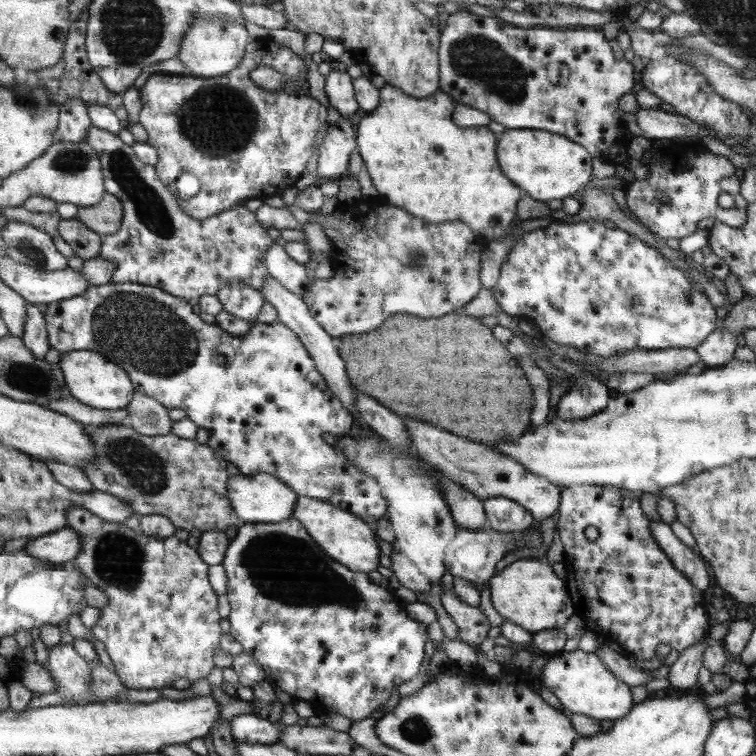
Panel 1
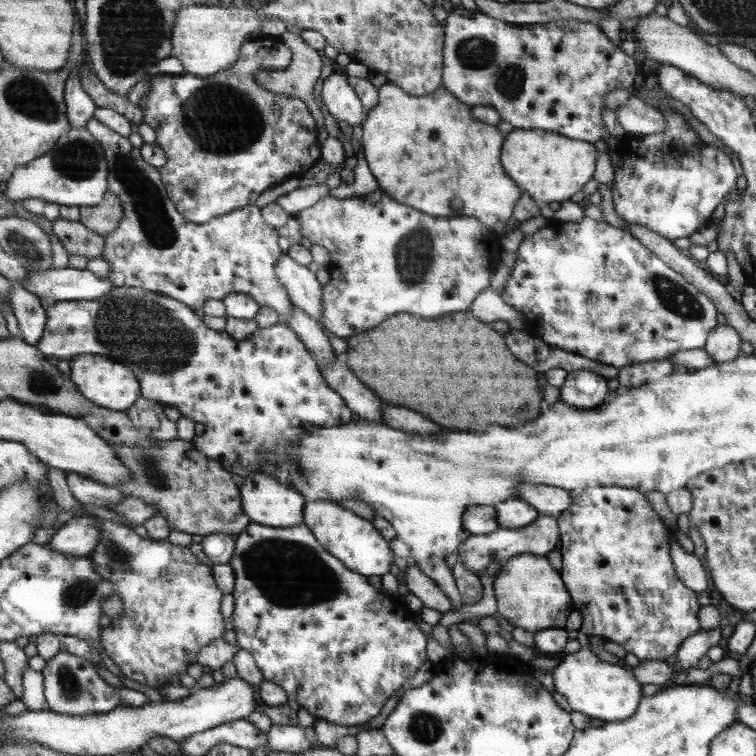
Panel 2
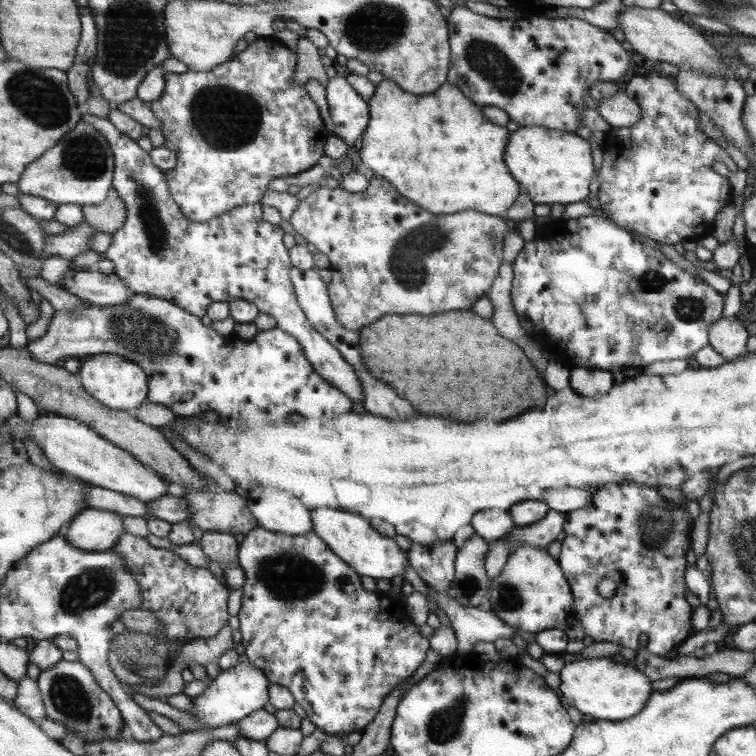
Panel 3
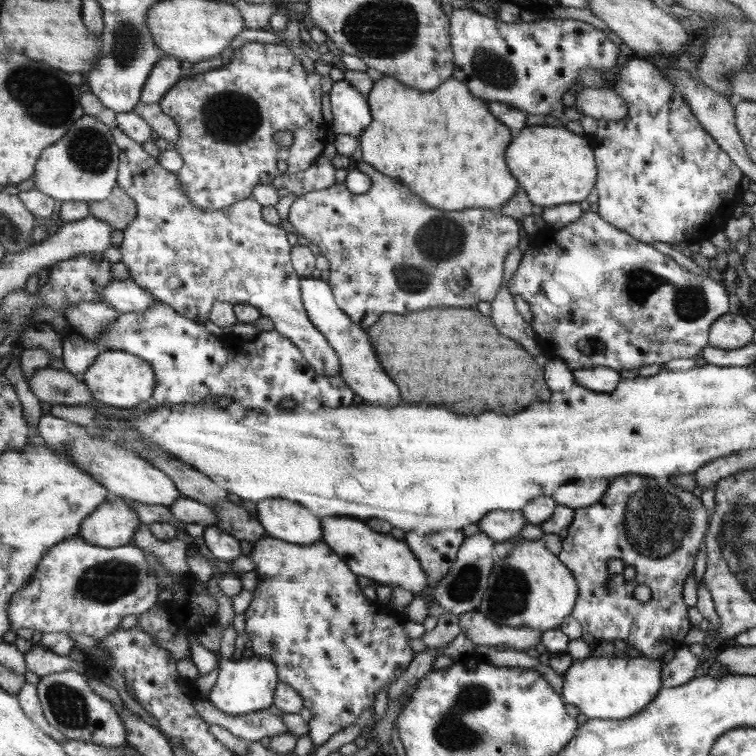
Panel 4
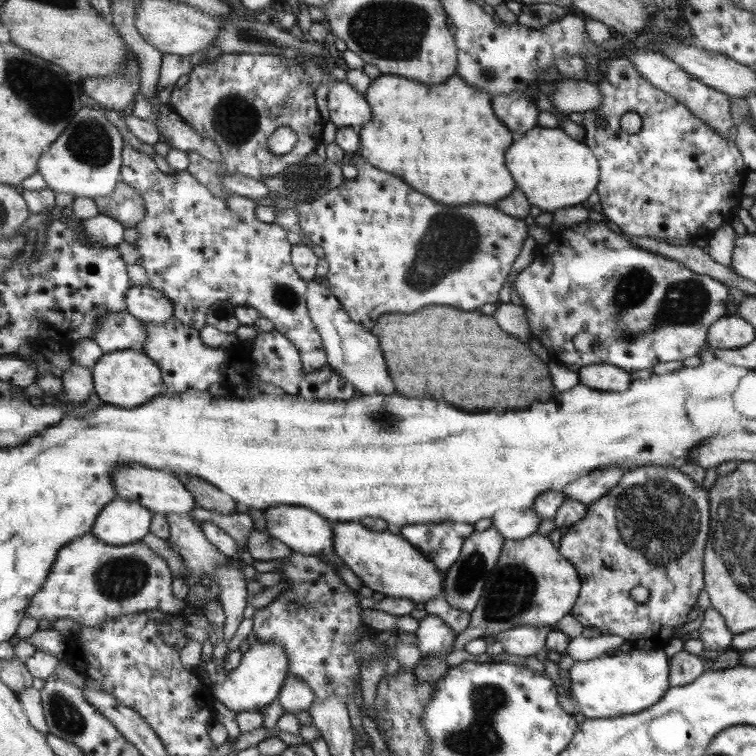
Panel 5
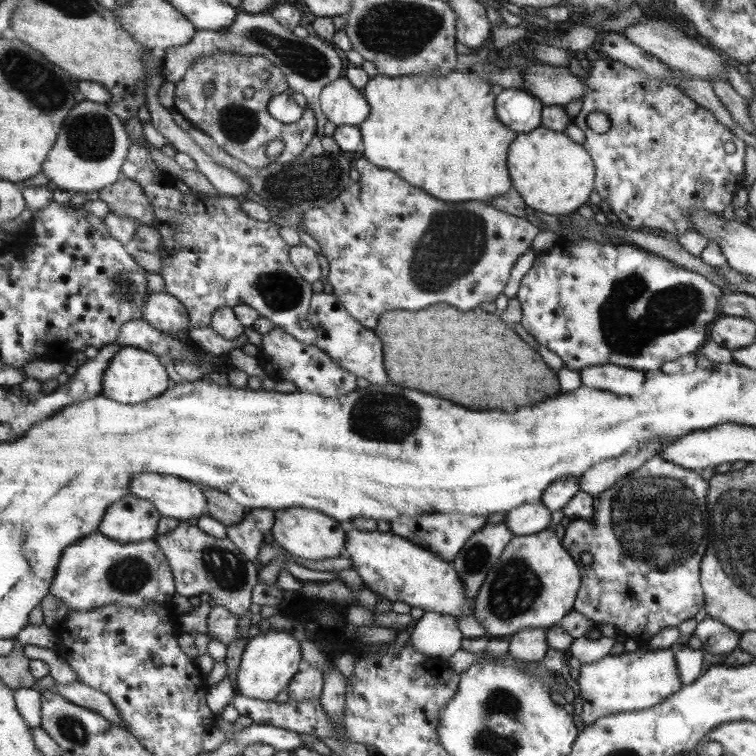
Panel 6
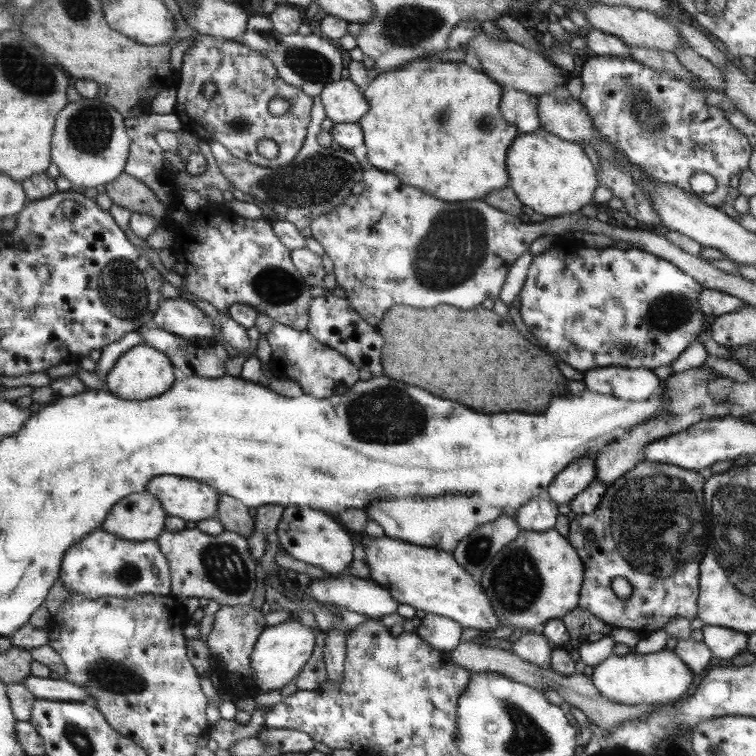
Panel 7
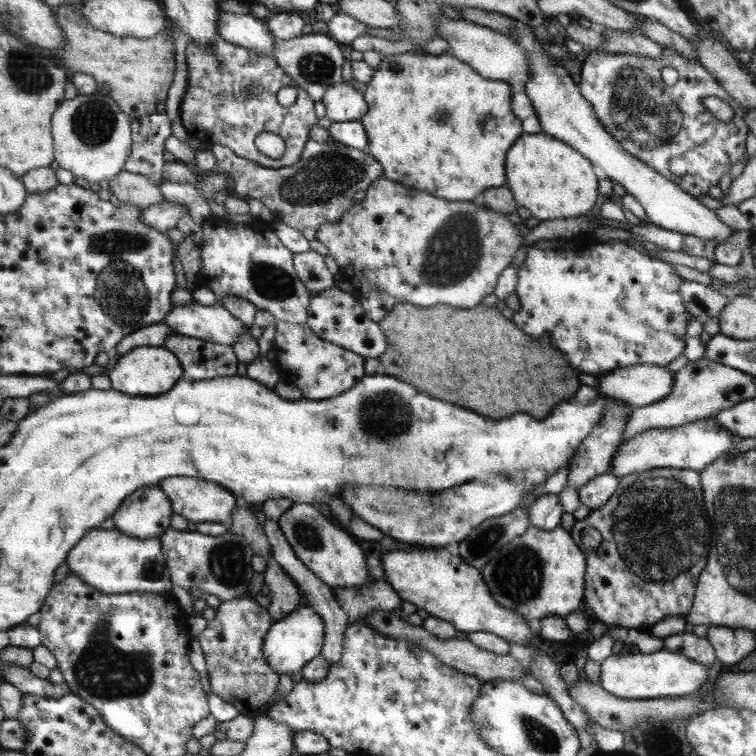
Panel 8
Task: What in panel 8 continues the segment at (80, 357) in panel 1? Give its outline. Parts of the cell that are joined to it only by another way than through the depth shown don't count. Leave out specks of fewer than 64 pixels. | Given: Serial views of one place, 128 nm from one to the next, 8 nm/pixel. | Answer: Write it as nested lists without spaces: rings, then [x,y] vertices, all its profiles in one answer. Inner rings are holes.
[[[138,346],[121,355],[113,369],[108,371],[107,376],[110,380],[110,388],[114,391],[122,391],[136,397],[154,397],[166,393],[179,378],[183,377],[184,372],[176,356],[165,346]]]

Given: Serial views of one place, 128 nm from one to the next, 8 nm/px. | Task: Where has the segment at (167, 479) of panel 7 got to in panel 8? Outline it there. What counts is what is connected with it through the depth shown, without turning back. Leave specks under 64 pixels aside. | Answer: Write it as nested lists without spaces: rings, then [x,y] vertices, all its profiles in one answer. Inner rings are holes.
[[[169,477],[158,482],[158,487],[170,499],[173,512],[189,522],[217,522],[227,524],[235,510],[235,495],[218,483],[207,482],[201,478]]]

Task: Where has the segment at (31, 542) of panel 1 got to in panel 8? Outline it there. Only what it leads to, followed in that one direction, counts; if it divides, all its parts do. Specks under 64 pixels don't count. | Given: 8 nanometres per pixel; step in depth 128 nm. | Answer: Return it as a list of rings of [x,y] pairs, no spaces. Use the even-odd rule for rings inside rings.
[[[158,485],[131,493],[111,515],[111,528],[138,539],[159,538],[170,526],[170,499]]]

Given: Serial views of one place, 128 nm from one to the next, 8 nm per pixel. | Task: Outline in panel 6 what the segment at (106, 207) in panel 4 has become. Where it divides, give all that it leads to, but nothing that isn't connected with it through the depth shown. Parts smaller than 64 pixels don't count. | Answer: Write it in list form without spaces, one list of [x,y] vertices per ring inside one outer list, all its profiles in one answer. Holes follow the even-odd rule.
[[[119,178],[113,185],[98,190],[98,198],[105,202],[109,211],[121,218],[131,218],[138,224],[149,224],[154,221],[154,205],[146,197],[139,183]]]

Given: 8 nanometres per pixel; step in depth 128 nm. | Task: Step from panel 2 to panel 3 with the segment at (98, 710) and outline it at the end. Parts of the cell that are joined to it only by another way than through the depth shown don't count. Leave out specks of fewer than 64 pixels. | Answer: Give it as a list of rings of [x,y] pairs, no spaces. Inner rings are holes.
[[[57,660],[53,666],[41,670],[35,682],[47,718],[53,718],[55,722],[65,722],[67,726],[77,730],[83,738],[115,740],[124,735],[121,732],[122,715],[117,704],[102,690],[93,672],[84,663],[78,660]]]

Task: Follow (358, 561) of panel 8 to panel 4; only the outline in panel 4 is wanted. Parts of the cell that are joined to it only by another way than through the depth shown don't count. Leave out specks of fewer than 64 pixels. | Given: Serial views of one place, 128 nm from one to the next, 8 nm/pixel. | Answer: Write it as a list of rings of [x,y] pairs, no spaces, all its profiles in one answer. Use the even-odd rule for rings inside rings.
[[[267,498],[255,502],[256,518],[271,538],[309,546],[321,541],[319,518],[306,507],[283,498]]]

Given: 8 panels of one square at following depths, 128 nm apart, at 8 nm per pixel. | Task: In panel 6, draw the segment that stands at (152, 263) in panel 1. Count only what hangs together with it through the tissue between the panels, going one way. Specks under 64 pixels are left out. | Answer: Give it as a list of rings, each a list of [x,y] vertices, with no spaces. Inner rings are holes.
[[[133,142],[127,159],[123,161],[123,176],[139,183],[154,205],[154,221],[148,225],[155,233],[159,233],[159,246],[153,252],[161,257],[161,268],[157,273],[163,278],[163,290],[185,307],[189,319],[187,328],[205,327],[211,318],[211,312],[219,306],[231,308],[247,305],[299,342],[315,345],[318,334],[309,320],[309,304],[313,296],[310,283],[303,279],[287,260],[287,244],[279,236],[279,226],[270,221],[259,222],[251,219],[241,210],[242,203],[227,195],[213,197],[207,193],[189,190],[185,198],[173,186],[167,186],[159,180],[147,184],[147,156],[151,156],[147,148],[143,148],[139,142]]]

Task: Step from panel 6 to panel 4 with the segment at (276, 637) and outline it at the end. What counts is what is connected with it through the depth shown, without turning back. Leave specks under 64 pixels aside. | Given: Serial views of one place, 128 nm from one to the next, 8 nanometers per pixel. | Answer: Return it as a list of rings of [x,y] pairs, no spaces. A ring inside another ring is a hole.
[[[252,655],[250,658],[233,662],[219,656],[217,664],[217,678],[206,698],[217,711],[235,716],[268,709],[273,704],[278,671],[269,657]]]

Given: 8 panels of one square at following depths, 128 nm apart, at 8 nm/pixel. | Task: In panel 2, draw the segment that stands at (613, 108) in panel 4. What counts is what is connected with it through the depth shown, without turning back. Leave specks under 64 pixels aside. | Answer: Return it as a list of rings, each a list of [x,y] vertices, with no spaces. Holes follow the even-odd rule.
[[[635,93],[614,112],[619,126],[628,134],[650,136],[665,131],[665,124],[659,112],[643,102]]]

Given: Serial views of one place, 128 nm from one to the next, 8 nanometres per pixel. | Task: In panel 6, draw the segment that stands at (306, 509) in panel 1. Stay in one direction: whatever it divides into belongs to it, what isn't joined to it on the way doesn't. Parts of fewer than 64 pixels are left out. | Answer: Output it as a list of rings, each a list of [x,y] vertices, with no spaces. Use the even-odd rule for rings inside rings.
[[[347,526],[347,550],[345,552],[351,558],[355,572],[363,580],[362,585],[390,603],[403,602],[423,612],[446,614],[453,619],[474,614],[474,600],[470,601],[466,598],[462,580],[458,577],[454,567],[444,562],[438,555],[432,554],[431,551],[423,549],[408,539],[401,538],[399,535],[381,534],[377,530],[361,532],[361,530],[353,530]]]

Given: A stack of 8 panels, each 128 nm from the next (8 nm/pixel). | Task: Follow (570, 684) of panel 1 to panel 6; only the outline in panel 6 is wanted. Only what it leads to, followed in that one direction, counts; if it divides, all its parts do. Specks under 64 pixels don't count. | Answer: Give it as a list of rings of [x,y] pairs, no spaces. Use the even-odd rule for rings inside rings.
[[[671,649],[627,651],[619,655],[607,655],[589,664],[581,664],[575,680],[579,686],[582,709],[578,716],[581,726],[597,721],[605,714],[631,712],[651,708],[664,702],[682,689],[674,653]]]

